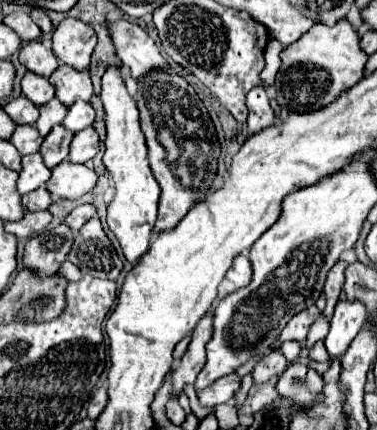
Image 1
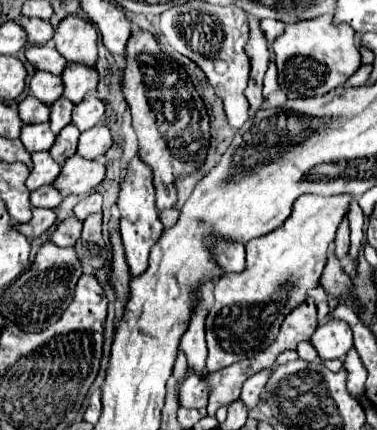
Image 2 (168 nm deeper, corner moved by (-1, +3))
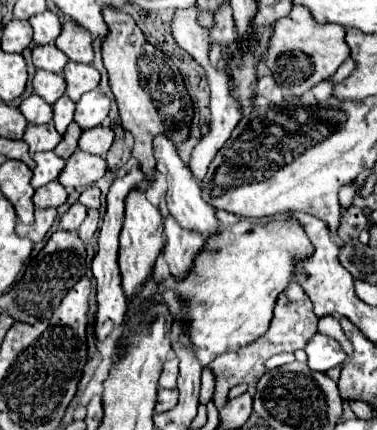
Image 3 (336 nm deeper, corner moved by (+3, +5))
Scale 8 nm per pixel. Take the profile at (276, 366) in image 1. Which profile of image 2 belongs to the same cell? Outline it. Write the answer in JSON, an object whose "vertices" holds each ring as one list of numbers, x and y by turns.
{"vertices":[[260,370,260,372,256,372,252,378,248,378,248,380,244,382,240,398,242,398,242,402,246,404,248,410,252,410,252,408,256,406,256,402,258,402,258,398,260,398,260,394,262,394,268,378,270,378,270,374,272,374,272,370]]}

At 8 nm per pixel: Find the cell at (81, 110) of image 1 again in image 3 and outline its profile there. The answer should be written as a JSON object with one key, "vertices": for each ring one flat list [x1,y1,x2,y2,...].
{"vertices":[[92,90,84,94,76,104,74,120,82,130,88,130,102,124,104,118,108,116,108,110,110,110,110,100,100,90]]}

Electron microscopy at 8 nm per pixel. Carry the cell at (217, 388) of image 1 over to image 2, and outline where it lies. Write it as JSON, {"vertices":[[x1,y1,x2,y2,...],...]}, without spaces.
{"vertices":[[190,374,180,386,180,406,204,408,208,402,208,380,200,374]]}

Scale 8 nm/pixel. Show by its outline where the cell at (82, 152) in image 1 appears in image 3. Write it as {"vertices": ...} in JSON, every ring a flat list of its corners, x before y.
{"vertices":[[96,126,92,130,84,130,78,142,78,148,88,154,100,154,104,156,114,140,114,132,110,126]]}

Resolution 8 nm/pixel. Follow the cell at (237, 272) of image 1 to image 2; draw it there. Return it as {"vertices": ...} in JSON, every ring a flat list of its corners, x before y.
{"vertices":[[216,240,216,244,212,248,214,248,216,260,218,260,218,264,220,264,220,268,224,272,238,274,240,270,244,270,244,266,246,266,246,252,244,252,242,244]]}

